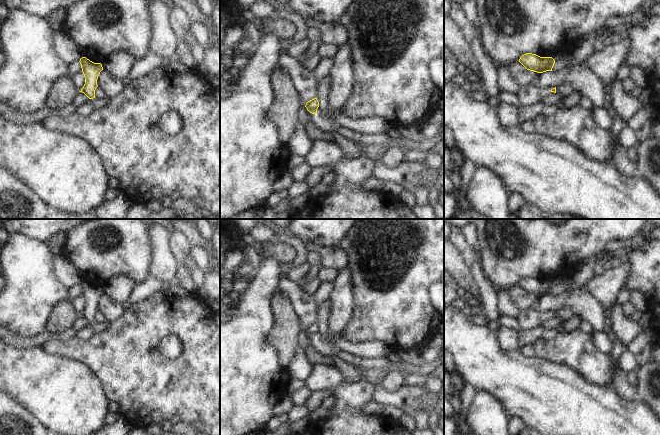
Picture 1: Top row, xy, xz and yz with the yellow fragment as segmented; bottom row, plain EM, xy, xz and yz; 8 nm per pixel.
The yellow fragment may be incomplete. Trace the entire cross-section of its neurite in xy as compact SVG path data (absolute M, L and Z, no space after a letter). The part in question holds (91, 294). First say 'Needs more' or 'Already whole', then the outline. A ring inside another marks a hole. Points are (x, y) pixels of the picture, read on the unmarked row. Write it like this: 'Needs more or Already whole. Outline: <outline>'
Already whole. Outline: M82 281L79 286L85 301L85 308L80 316L84 317L89 323L93 323L95 322L95 314L98 311L98 300L103 294L102 288L94 287L86 281Z

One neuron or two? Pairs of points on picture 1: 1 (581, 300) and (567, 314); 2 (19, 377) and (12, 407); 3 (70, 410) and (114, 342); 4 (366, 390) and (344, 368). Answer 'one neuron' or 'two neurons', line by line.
1: two neurons
2: two neurons
3: two neurons
4: two neurons

